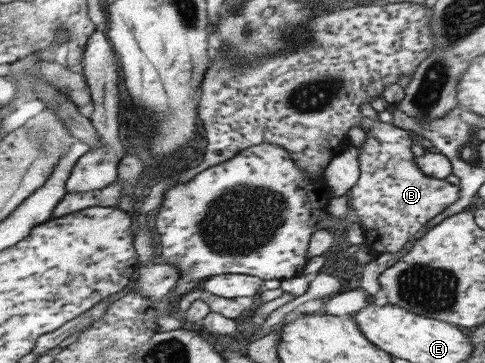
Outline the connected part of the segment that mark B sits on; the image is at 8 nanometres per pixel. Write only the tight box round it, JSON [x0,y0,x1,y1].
[349,117,458,255]

